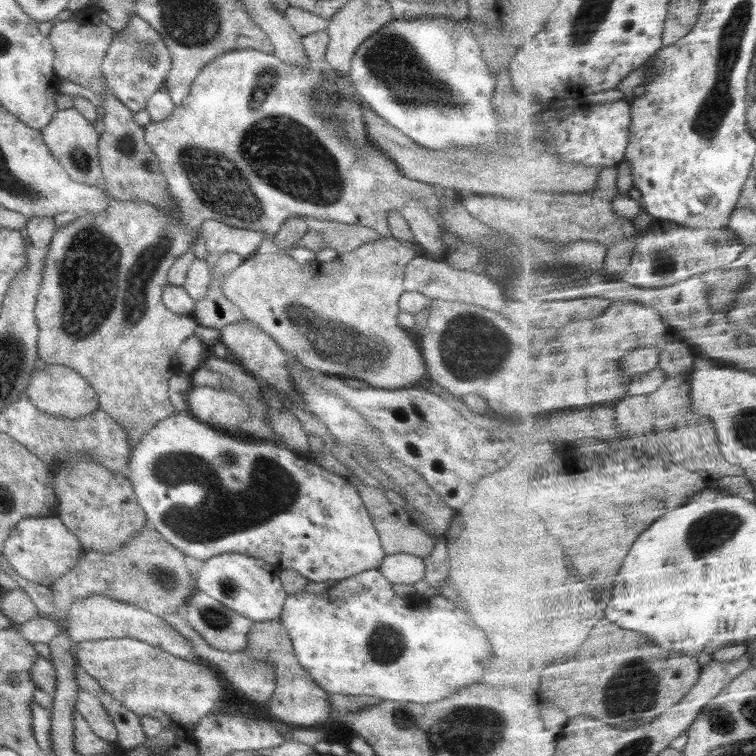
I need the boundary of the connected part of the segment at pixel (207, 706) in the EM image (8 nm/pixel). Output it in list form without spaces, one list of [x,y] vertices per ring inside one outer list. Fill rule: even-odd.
[[[135,638],[86,640],[77,643],[77,660],[82,667],[108,691],[120,704],[141,716],[157,718],[166,731],[180,730],[180,737],[190,736],[197,722],[209,712],[224,706],[226,688],[220,684],[212,666],[193,663],[174,656],[167,650]]]

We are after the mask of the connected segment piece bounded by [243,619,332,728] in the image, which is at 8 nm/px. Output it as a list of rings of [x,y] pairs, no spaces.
[[[274,619],[254,623],[249,632],[248,642],[243,652],[251,654],[253,658],[269,660],[274,667],[276,686],[268,711],[270,716],[293,728],[316,726],[320,722],[328,722],[328,718],[332,714],[328,695],[315,683],[310,673],[305,668],[302,668],[282,621]]]

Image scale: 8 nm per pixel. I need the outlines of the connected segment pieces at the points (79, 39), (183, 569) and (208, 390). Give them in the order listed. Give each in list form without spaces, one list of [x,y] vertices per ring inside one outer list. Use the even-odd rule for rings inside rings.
[[[96,5],[74,11],[68,20],[54,21],[51,33],[47,36],[54,49],[53,76],[58,81],[80,84],[98,96],[105,92],[105,79],[101,74],[101,67],[113,37],[112,27],[104,24],[99,15],[100,10]]]
[[[145,525],[114,553],[81,549],[77,565],[48,588],[60,618],[68,616],[68,609],[74,600],[90,595],[109,596],[163,618],[164,615],[181,612],[182,606],[196,592],[193,573],[184,558],[186,555],[168,544],[157,530]]]
[[[208,386],[191,387],[187,403],[188,414],[206,425],[219,430],[246,422],[250,415],[247,404],[238,396],[224,389]]]

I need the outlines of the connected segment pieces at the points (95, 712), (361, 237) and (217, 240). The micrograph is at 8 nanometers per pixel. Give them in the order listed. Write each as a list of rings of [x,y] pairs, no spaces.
[[[78,688],[76,695],[75,710],[86,719],[92,732],[102,738],[102,740],[116,743],[118,738],[116,727],[112,722],[112,717],[103,707],[100,700],[86,691],[82,691],[80,688]]]
[[[303,217],[303,219],[309,228],[308,231],[316,231],[327,246],[336,250],[338,255],[352,252],[365,242],[384,237],[367,226],[320,220],[314,217]]]
[[[214,219],[205,220],[199,232],[204,235],[207,249],[213,259],[225,252],[239,254],[244,259],[251,257],[259,251],[267,237],[259,230],[236,228]]]

